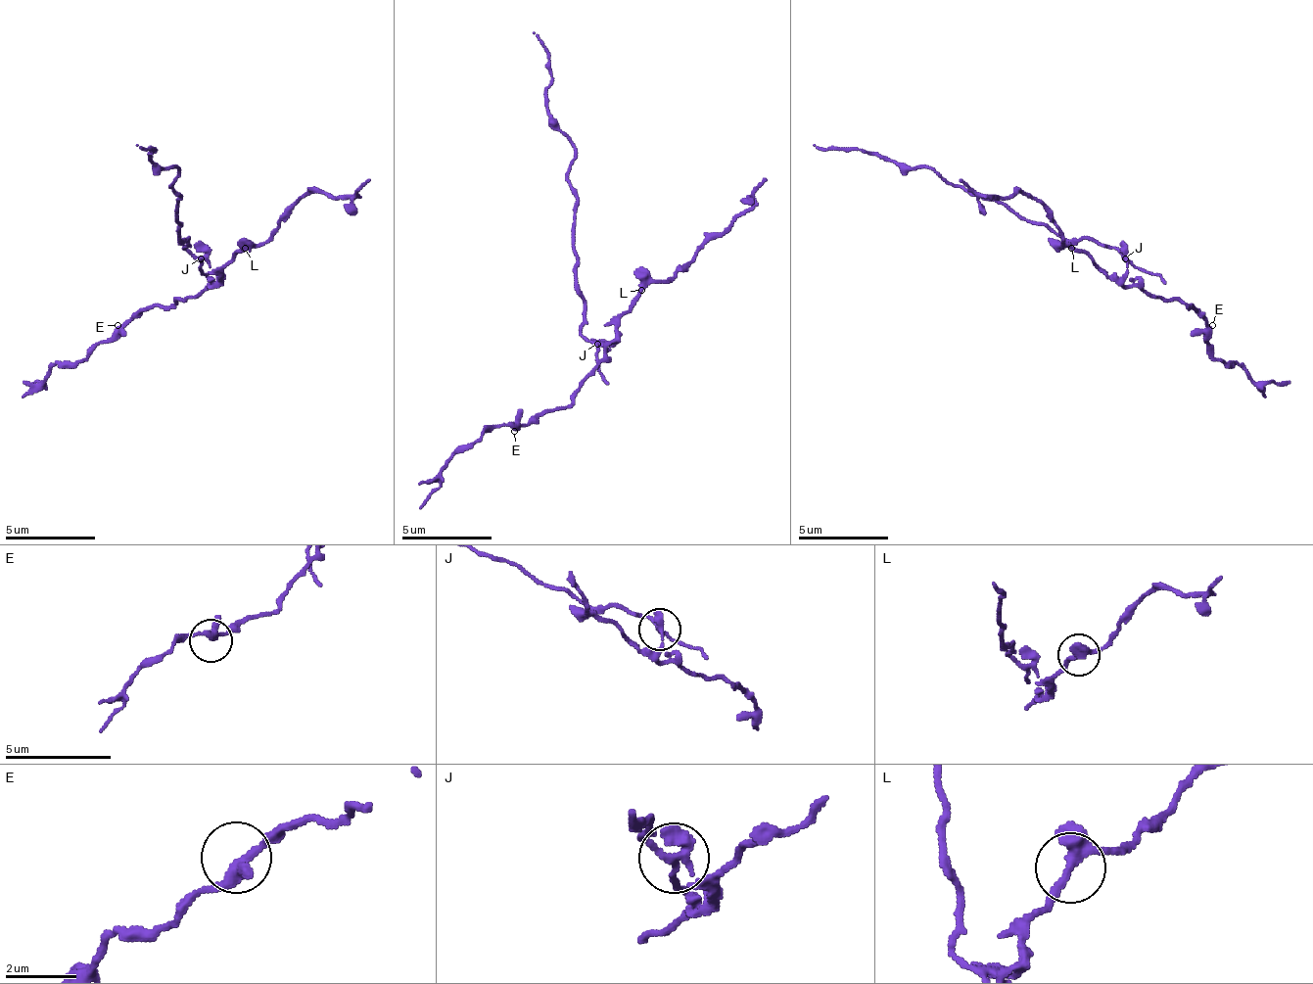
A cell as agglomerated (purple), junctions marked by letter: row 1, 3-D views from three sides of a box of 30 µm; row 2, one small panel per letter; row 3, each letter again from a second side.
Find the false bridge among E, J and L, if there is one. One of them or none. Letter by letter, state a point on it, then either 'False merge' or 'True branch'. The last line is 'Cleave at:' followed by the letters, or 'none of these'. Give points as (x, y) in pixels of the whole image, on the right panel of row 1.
E: Place: (1212, 325). True branch
J: Place: (1125, 258). False merge
L: Place: (1071, 248). True branch
Cleave at: J

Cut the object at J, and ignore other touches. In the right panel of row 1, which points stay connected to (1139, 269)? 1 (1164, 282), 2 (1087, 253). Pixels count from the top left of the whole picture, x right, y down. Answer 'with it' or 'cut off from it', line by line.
1: with it
2: cut off from it

